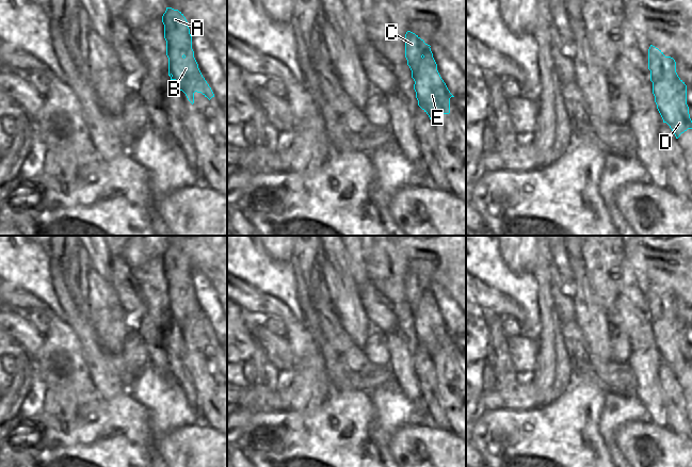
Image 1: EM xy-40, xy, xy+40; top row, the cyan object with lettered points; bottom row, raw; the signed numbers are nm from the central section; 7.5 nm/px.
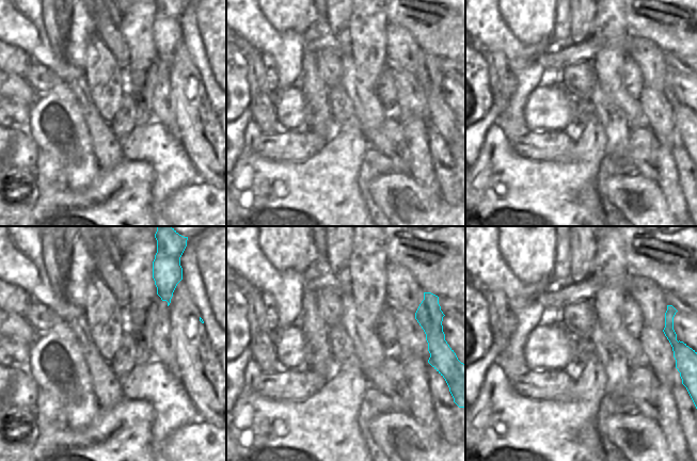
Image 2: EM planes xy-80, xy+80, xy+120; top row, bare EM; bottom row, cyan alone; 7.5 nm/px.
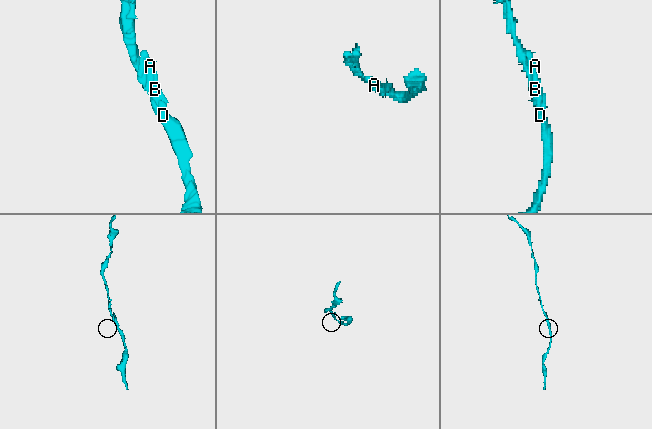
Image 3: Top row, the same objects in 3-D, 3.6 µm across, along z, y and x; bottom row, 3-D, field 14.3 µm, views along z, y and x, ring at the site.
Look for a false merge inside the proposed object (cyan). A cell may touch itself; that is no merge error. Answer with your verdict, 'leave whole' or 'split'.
leave whole

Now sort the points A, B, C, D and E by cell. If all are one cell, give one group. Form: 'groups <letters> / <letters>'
groups A B C D E

